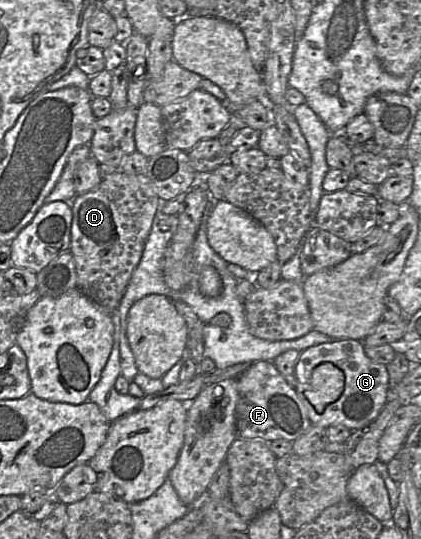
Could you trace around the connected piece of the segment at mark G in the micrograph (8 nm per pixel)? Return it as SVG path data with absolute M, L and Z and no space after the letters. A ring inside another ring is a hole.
M353 339L333 340L303 350L296 369L297 385L295 391L303 403L312 425L328 428L343 425L351 431L359 430L377 418L387 403L389 374L383 364L372 361L365 353L362 341ZM322 363L332 363L343 371L345 388L340 398L329 404L324 411L317 411L307 395L313 370Z

